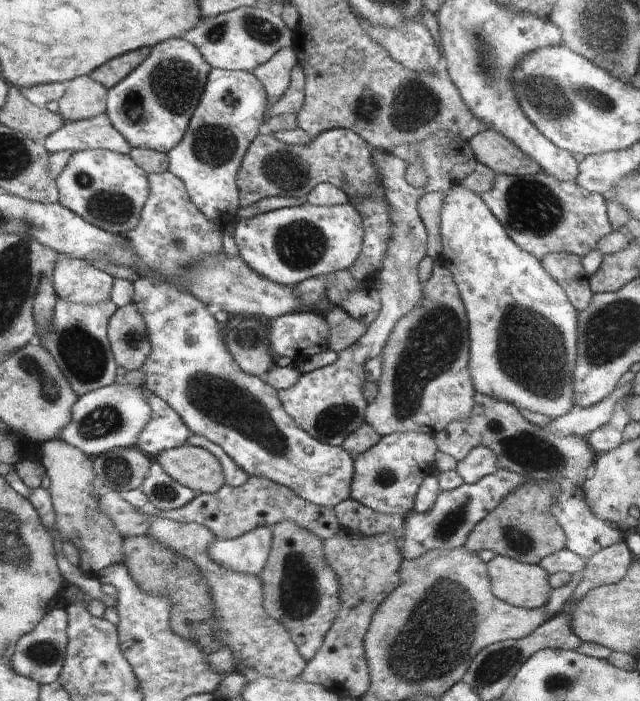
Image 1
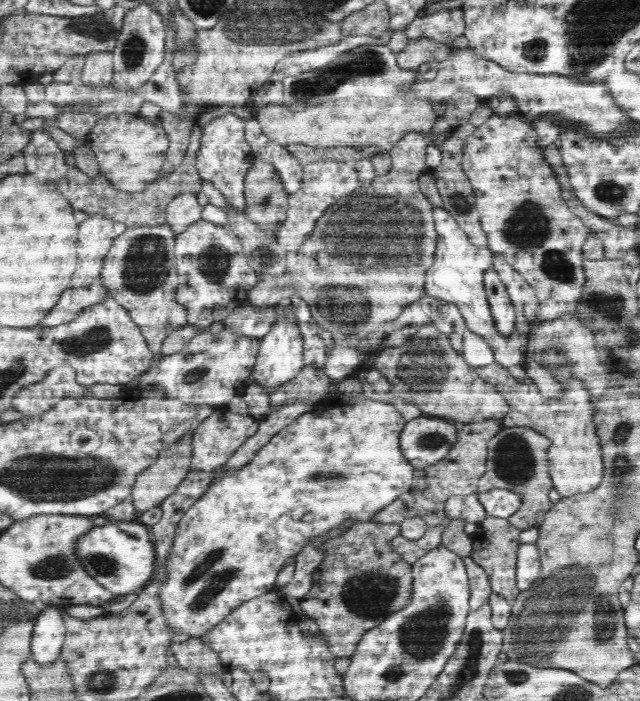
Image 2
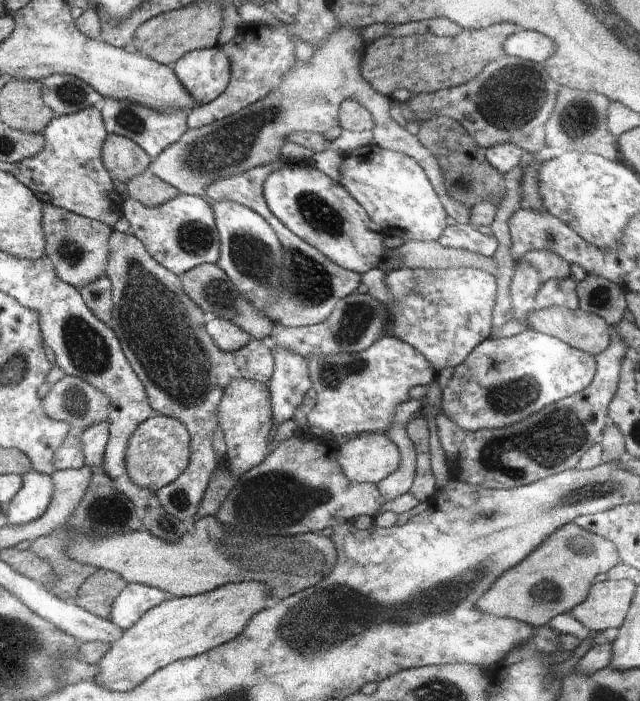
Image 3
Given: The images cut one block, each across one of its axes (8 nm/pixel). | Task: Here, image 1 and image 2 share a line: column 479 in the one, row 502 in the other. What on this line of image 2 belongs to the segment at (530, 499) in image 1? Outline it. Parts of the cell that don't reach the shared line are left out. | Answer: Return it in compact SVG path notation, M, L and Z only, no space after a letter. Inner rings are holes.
M503 427L488 443L486 472L478 479L478 493L488 492L490 489L497 488L508 489L513 493L522 495L520 508L518 508L512 516L508 516L507 518L511 526L518 528L520 532L531 528L538 528L540 523L544 520L546 512L548 512L553 505L550 501L550 497L548 497L548 493L553 487L547 455L547 450L550 445L551 440L548 437L542 436L534 429L528 427Z

